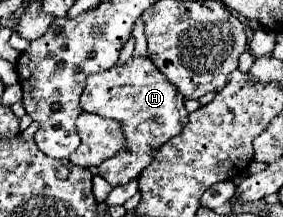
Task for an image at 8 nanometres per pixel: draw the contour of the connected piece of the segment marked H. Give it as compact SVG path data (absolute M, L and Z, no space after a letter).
M131 57L123 65L113 65L107 71L89 75L87 87L81 95L83 111L119 121L126 138L125 147L99 165L99 175L113 187L139 177L139 173L151 163L153 151L179 135L187 125L189 113L183 103L183 95L167 81L149 57Z

